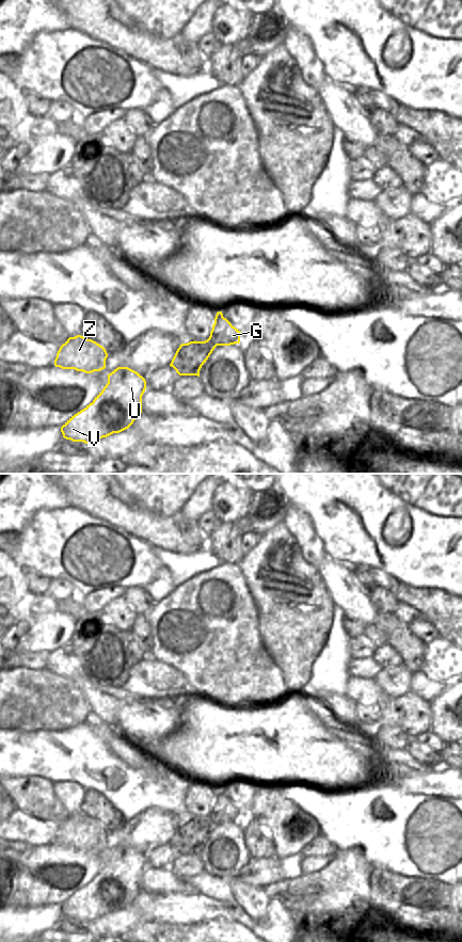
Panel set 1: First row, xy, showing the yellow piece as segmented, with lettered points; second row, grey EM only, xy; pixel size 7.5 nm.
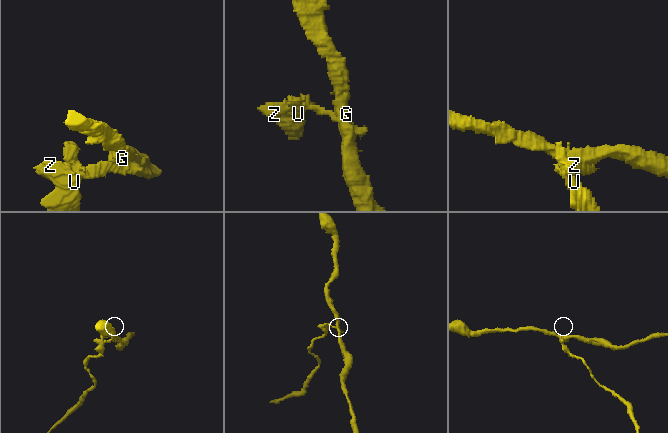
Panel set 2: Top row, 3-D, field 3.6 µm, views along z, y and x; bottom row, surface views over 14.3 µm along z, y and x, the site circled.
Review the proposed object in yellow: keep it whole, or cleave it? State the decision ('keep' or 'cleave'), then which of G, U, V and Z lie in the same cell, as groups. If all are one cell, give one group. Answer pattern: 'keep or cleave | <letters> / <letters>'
cleave | G / U V Z

